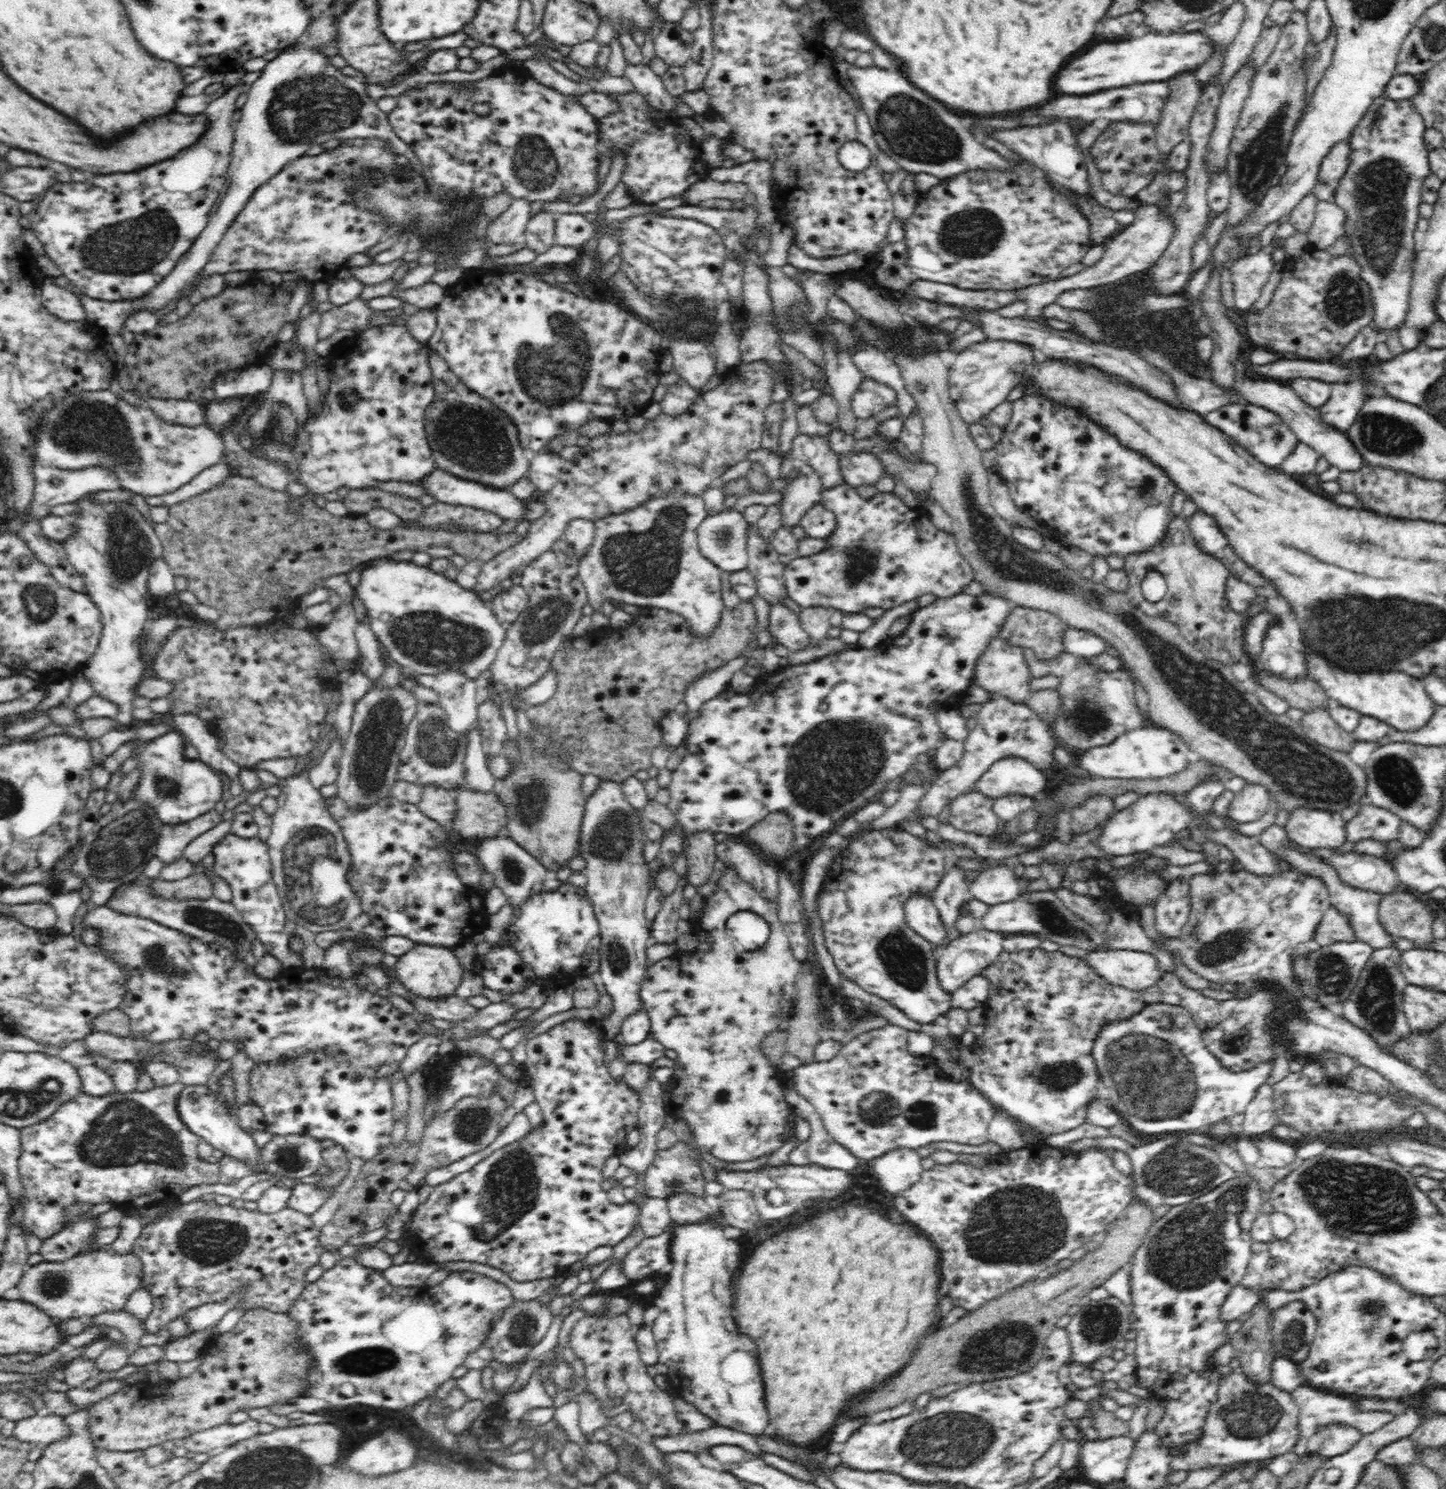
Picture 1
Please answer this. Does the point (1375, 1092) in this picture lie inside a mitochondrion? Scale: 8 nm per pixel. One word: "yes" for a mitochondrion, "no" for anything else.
no

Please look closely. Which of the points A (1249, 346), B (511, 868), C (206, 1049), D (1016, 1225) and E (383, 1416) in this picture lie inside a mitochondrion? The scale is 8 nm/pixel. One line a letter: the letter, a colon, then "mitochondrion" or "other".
A: other
B: mitochondrion
C: other
D: mitochondrion
E: other

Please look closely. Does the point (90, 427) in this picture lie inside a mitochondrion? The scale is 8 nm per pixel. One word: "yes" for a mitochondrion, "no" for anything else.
yes

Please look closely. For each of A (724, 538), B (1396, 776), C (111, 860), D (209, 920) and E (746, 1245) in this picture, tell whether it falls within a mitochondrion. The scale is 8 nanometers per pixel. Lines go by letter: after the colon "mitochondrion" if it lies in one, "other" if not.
A: mitochondrion
B: mitochondrion
C: mitochondrion
D: mitochondrion
E: other

